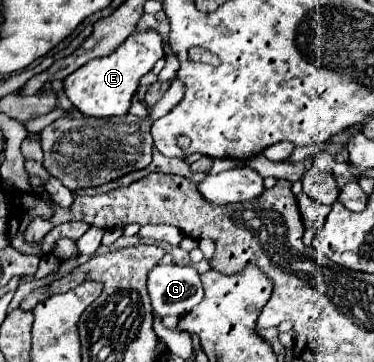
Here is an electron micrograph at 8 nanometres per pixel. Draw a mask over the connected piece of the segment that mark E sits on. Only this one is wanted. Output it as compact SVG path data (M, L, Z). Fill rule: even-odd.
M135 31L127 37L123 45L115 49L115 53L107 57L93 59L79 67L75 73L65 77L63 91L73 107L85 117L113 117L125 115L131 107L131 99L139 87L139 79L153 69L153 65L163 57L161 35L157 31Z

